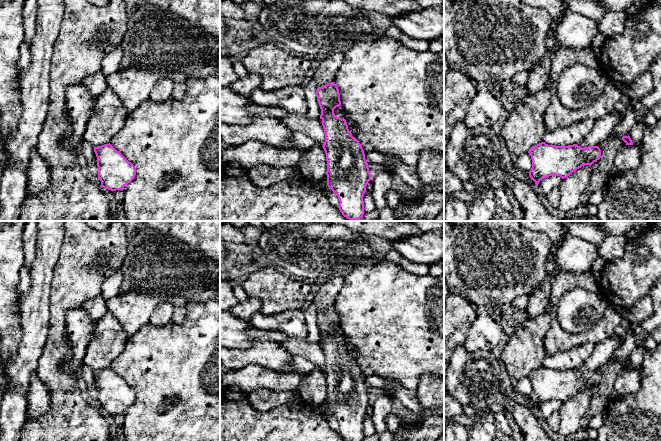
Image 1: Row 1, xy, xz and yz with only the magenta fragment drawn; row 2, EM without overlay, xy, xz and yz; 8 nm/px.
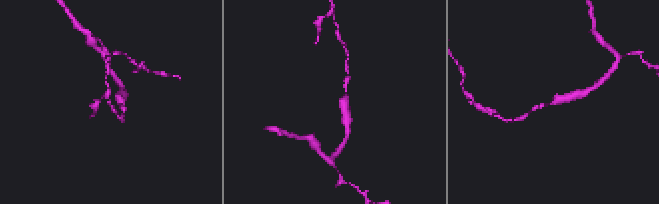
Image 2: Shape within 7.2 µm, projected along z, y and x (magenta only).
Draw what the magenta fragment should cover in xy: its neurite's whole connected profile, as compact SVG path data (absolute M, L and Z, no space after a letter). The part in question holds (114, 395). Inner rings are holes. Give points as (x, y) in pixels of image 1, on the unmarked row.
M110 367L94 371L97 381L98 402L105 413L123 414L135 399L135 390Z

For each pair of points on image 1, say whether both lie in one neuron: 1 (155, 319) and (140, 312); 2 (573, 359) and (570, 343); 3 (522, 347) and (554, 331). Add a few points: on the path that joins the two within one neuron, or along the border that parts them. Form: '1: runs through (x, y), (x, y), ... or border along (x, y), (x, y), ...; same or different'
1: border along (164, 299), (155, 307), (148, 322); different
2: border along (594, 343), (576, 345), (549, 356); different
3: border along (555, 315), (544, 337), (546, 355); different

